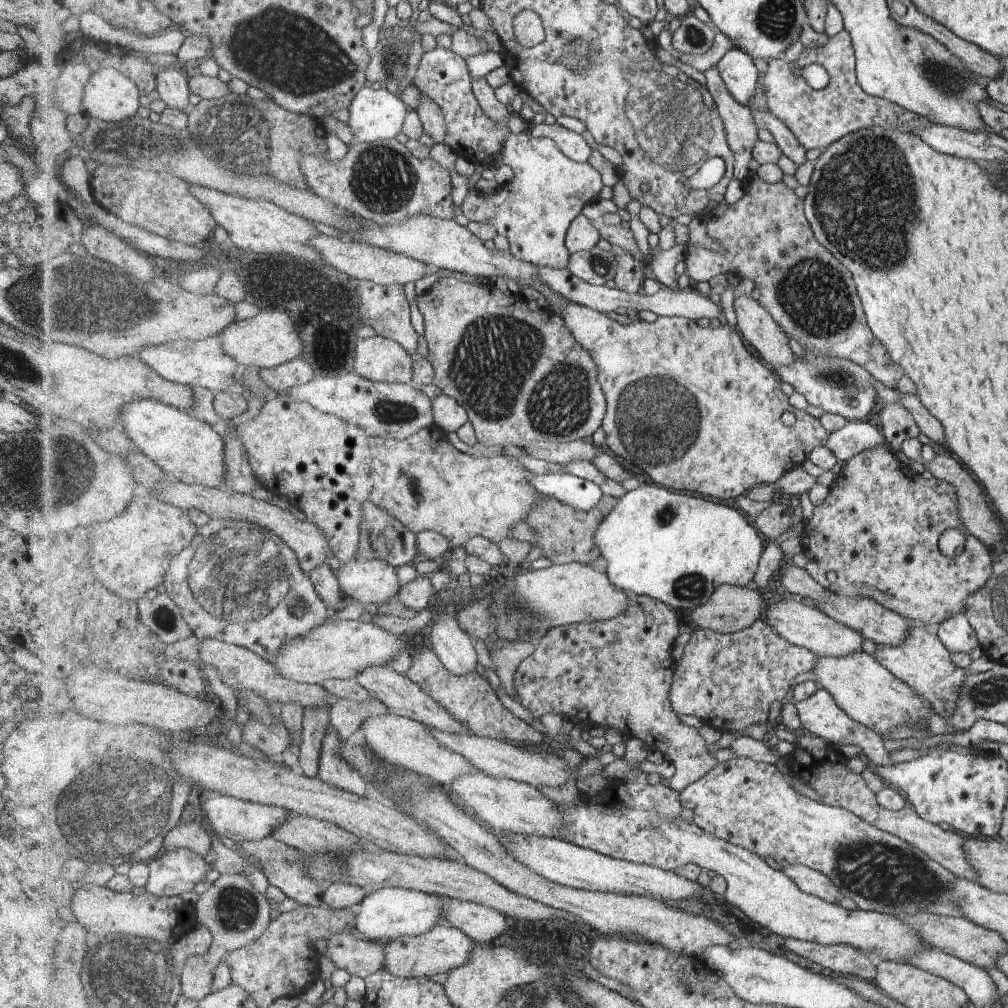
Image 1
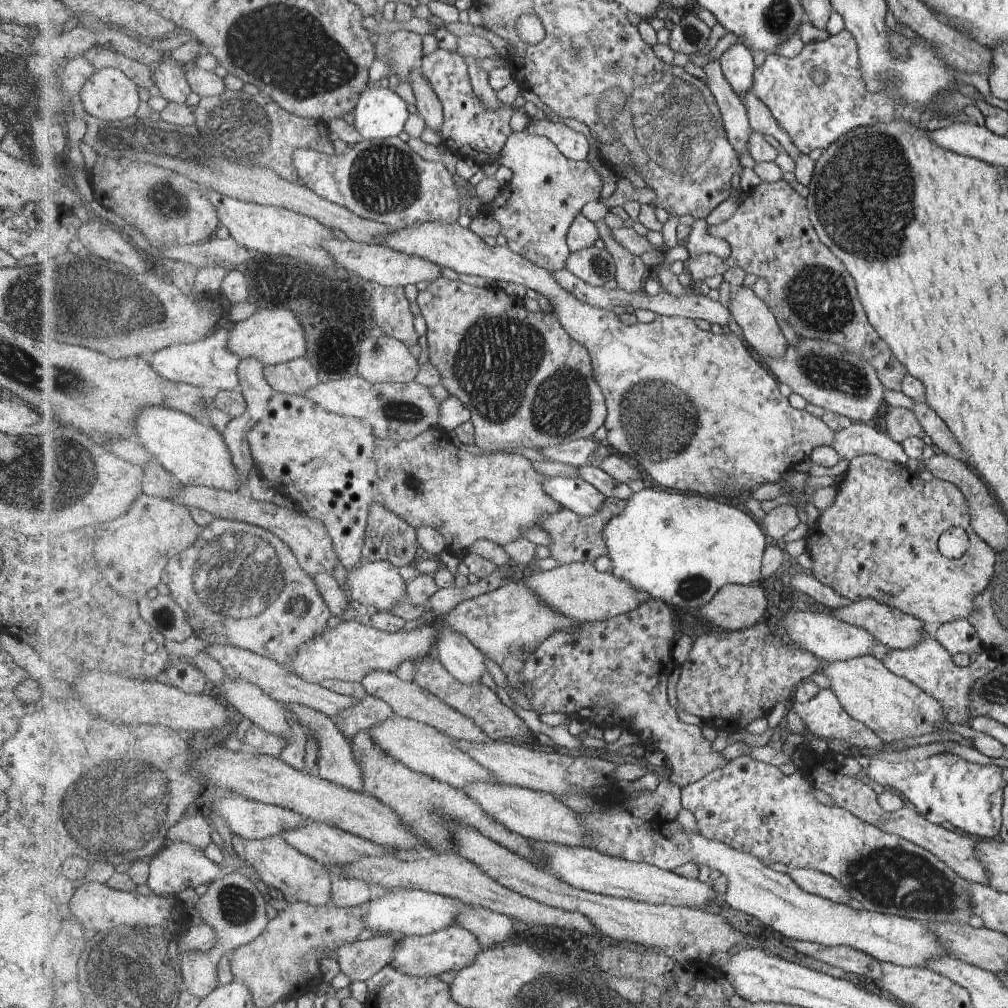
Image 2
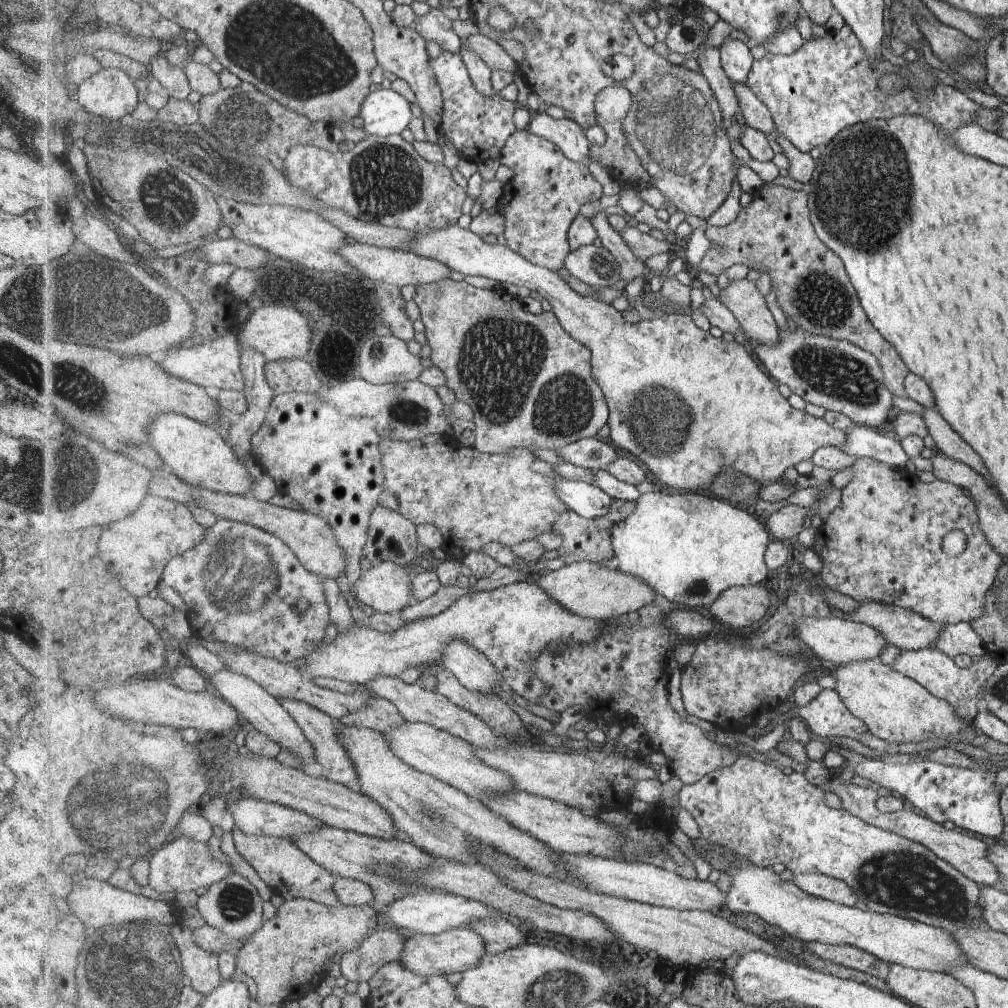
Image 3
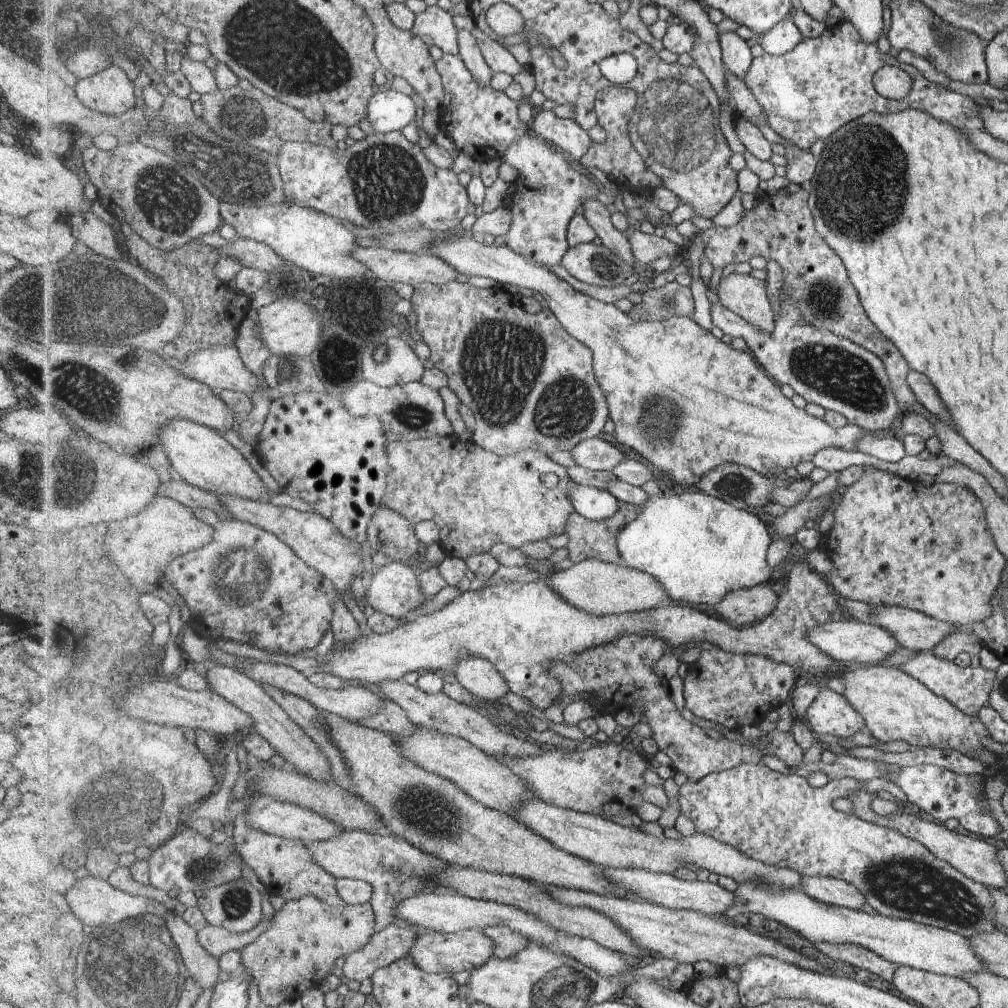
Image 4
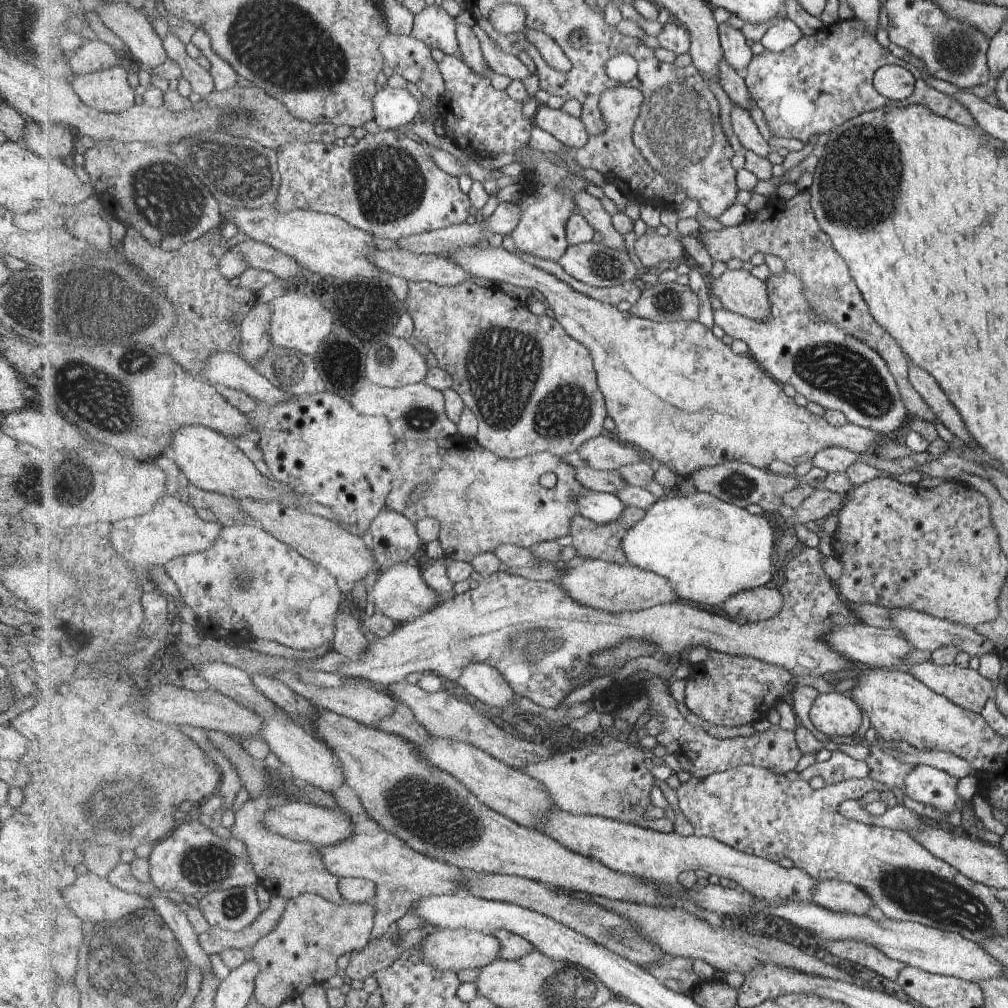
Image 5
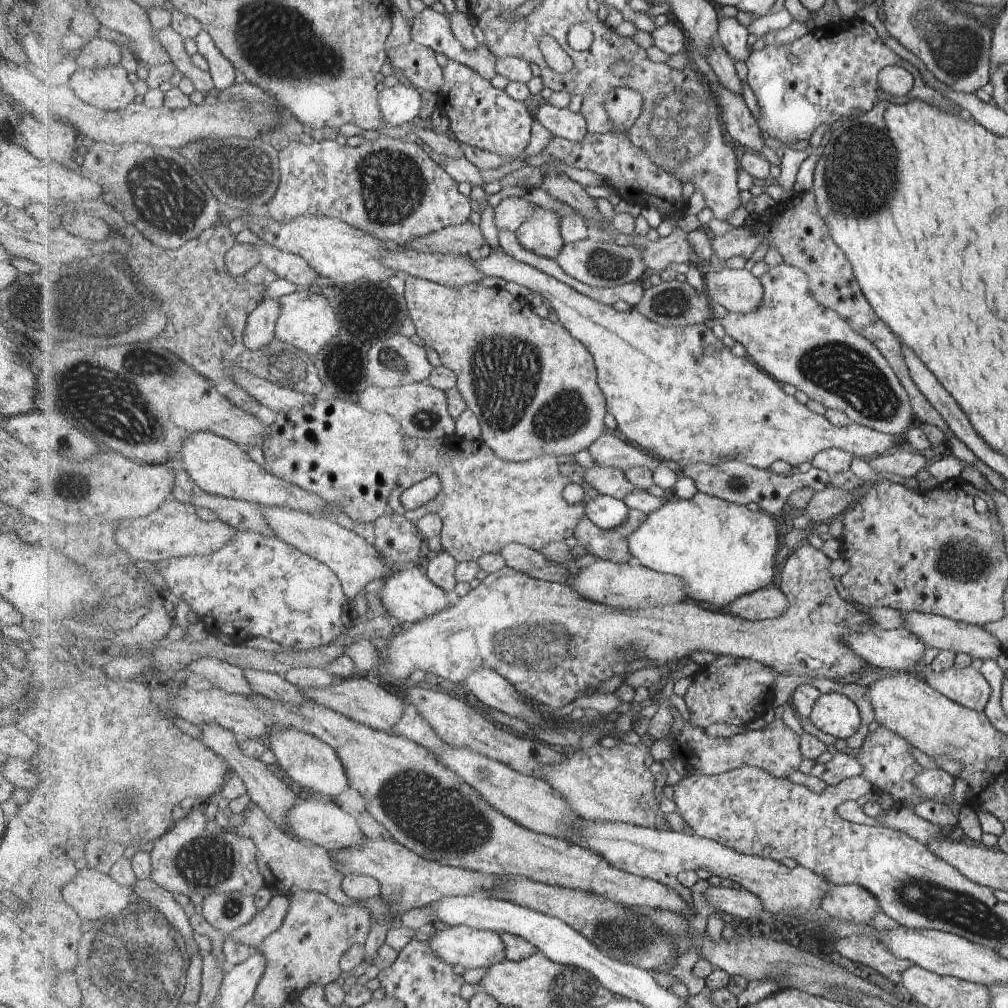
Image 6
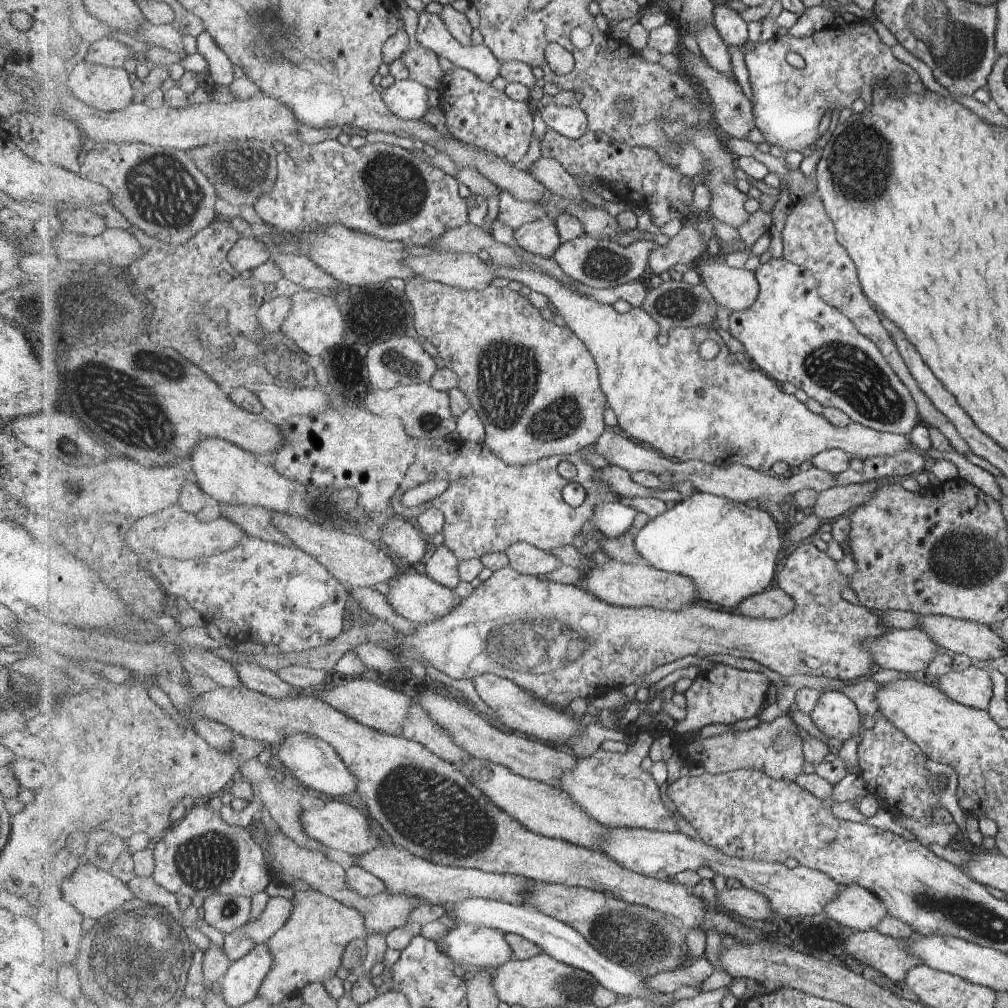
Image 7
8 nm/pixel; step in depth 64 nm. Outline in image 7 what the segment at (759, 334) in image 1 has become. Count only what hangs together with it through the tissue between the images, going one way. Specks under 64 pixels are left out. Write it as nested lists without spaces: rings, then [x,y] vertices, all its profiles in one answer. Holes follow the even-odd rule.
[[[705,258],[700,263],[701,281],[711,291],[711,298],[730,312],[749,310],[757,302],[761,287],[756,273],[734,268],[718,259]]]

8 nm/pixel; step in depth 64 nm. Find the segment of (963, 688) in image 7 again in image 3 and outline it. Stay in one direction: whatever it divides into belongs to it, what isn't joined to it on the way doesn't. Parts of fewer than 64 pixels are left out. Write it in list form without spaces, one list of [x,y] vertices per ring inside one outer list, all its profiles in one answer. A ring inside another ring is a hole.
[[[935,646],[922,648],[916,651],[901,651],[901,654],[895,658],[892,669],[897,674],[905,675],[911,680],[915,680],[935,695],[949,704],[953,708],[953,715],[963,723],[971,723],[981,709],[981,690],[987,678],[994,673],[997,663],[989,656],[981,656],[976,664],[970,664],[967,667],[959,667],[955,658],[949,658],[943,652],[939,652]]]

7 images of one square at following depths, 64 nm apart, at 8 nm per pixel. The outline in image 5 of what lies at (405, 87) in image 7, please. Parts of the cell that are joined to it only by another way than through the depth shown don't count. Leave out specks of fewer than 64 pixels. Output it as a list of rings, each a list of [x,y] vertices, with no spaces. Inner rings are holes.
[[[388,85],[375,96],[375,121],[383,131],[410,125],[418,120],[420,104],[407,89]]]

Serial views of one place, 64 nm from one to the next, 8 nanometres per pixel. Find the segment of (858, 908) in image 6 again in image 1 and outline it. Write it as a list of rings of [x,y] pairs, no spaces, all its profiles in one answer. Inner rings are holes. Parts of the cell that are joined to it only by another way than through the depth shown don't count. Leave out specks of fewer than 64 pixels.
[[[788,865],[782,869],[806,894],[821,898],[829,903],[839,902],[845,897],[838,887],[823,872],[806,865]]]

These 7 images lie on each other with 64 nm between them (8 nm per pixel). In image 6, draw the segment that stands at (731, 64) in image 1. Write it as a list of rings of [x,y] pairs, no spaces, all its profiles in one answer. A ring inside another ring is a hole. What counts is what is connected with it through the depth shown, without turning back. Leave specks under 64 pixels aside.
[[[720,9],[719,20],[719,38],[721,44],[727,48],[727,52],[731,54],[731,58],[735,61],[743,62],[747,61],[751,56],[749,40],[749,32],[747,32],[747,26],[739,24],[735,17],[731,17],[725,14],[724,9]]]

